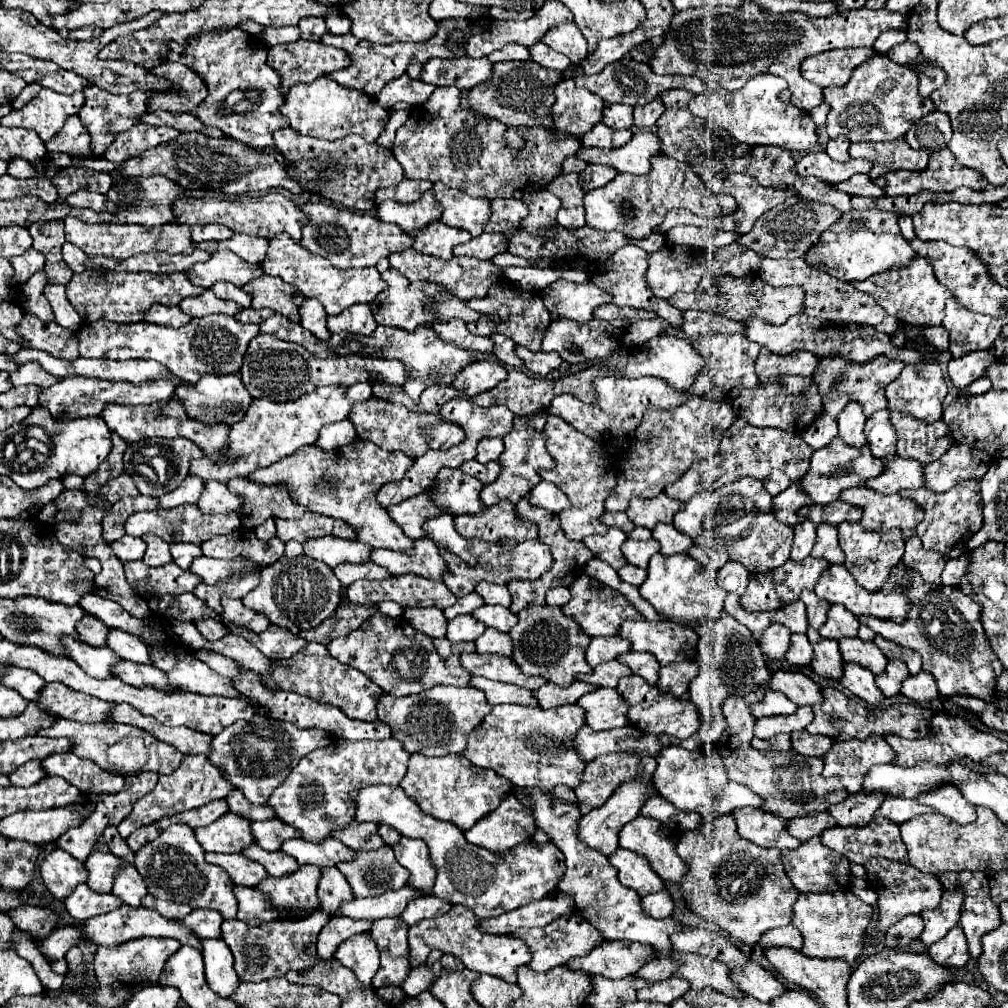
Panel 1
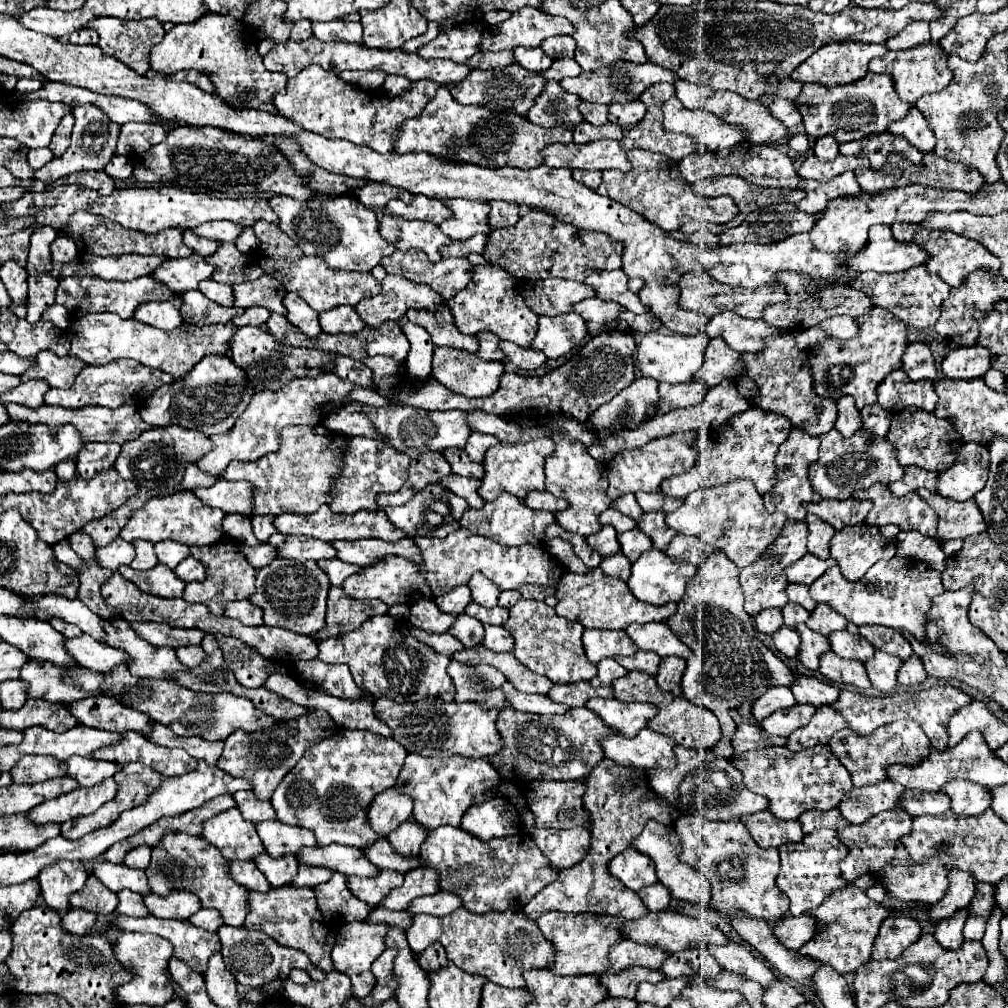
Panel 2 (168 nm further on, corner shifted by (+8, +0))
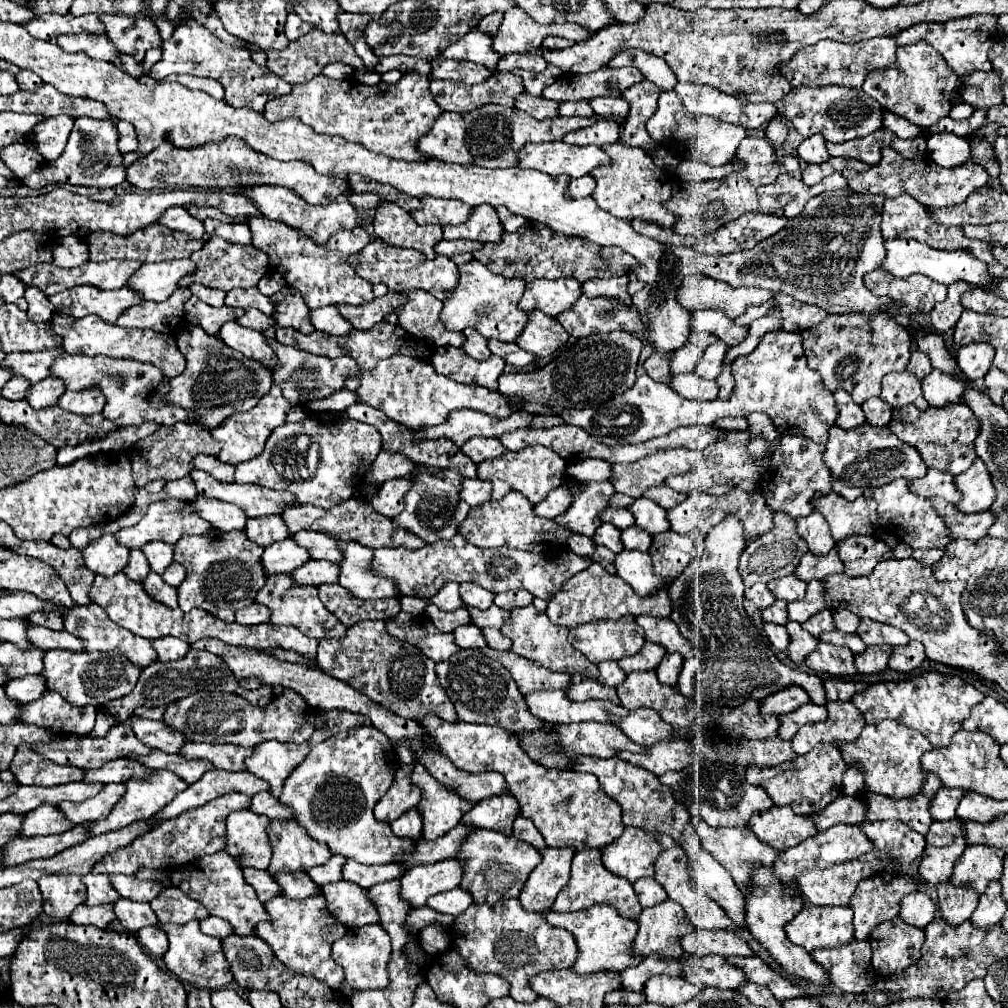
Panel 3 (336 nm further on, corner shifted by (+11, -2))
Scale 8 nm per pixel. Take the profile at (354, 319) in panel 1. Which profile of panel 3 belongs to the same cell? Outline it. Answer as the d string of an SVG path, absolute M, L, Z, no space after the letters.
M335 305L323 307L323 309L313 309L311 311L311 323L317 331L335 335L335 337L343 337L349 335L349 331L353 329L351 323L347 323L347 319L337 311Z

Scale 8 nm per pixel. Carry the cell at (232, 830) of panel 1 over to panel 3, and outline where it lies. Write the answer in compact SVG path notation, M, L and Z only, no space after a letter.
M249 809L233 811L227 817L225 851L239 861L241 867L267 869L271 859L271 845L267 839L267 823L261 815Z

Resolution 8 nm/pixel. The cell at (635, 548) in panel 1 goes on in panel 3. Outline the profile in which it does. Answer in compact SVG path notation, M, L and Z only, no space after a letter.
M635 525L621 533L621 541L623 541L623 547L629 551L633 551L633 549L647 551L651 545L651 537L645 531L639 531L639 527L635 527Z

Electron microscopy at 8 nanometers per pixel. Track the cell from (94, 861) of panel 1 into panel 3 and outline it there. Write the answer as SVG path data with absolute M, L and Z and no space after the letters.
M109 875L109 881L121 897L133 901L151 901L163 889L163 883L143 881L135 875Z

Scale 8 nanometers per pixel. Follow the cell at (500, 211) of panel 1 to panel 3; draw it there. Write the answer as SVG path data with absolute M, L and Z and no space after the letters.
M497 207L497 215L499 215L499 221L505 231L517 231L525 223L523 217L511 215L511 211L507 211L507 207Z

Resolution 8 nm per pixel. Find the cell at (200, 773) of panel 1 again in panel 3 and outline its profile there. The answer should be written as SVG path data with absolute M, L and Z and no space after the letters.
M207 771L199 781L191 783L185 791L181 791L169 805L165 805L163 809L159 809L153 815L153 821L163 821L163 819L173 819L189 809L201 807L221 795L227 793L243 793L243 795L255 795L267 791L267 783L263 783L263 779L251 775L249 771L239 771L239 773L231 773L231 771Z

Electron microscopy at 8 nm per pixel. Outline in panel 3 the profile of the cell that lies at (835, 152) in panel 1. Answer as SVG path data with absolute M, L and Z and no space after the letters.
M823 135L807 137L807 139L797 147L797 155L799 155L799 159L805 161L805 163L825 163L825 161L831 157L831 155L827 153Z

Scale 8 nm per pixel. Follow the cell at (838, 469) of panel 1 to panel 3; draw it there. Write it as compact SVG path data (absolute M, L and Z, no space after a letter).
M869 423L855 427L855 431L843 431L833 425L825 443L823 461L833 477L833 493L843 495L847 501L861 497L867 489L881 487L895 479L917 479L927 473L919 453L907 443L899 441L887 427L871 427Z

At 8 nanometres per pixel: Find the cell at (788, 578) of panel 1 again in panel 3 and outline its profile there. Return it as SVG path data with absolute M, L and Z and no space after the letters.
M831 551L825 557L817 557L813 553L805 553L795 569L795 577L799 577L801 581L809 583L813 579L823 579L827 575L833 573L843 573L843 561L835 555L835 551Z

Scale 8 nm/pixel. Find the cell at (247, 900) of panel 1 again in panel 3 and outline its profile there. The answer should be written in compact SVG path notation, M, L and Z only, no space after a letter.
M321 893L311 895L307 899L287 899L283 895L273 897L265 903L269 913L269 921L261 921L255 927L255 935L269 943L273 953L297 973L311 973L317 979L323 979L331 989L339 989L343 985L343 969L331 959L331 945L347 931L343 923L339 923L331 913L327 913L325 899Z

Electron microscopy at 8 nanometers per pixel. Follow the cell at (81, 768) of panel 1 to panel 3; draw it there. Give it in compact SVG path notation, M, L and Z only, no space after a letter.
M113 759L99 769L83 769L85 783L123 783L131 777L145 775L145 769L137 759Z

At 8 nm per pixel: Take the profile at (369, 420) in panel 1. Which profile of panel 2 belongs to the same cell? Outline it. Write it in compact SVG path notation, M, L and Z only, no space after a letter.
M362 405L370 421L376 425L380 433L384 433L390 441L390 445L396 451L406 453L408 457L418 457L428 451L444 451L446 447L464 447L472 429L466 423L468 413L466 411L426 411L416 407L398 407L398 405L386 405L386 407L366 407Z

